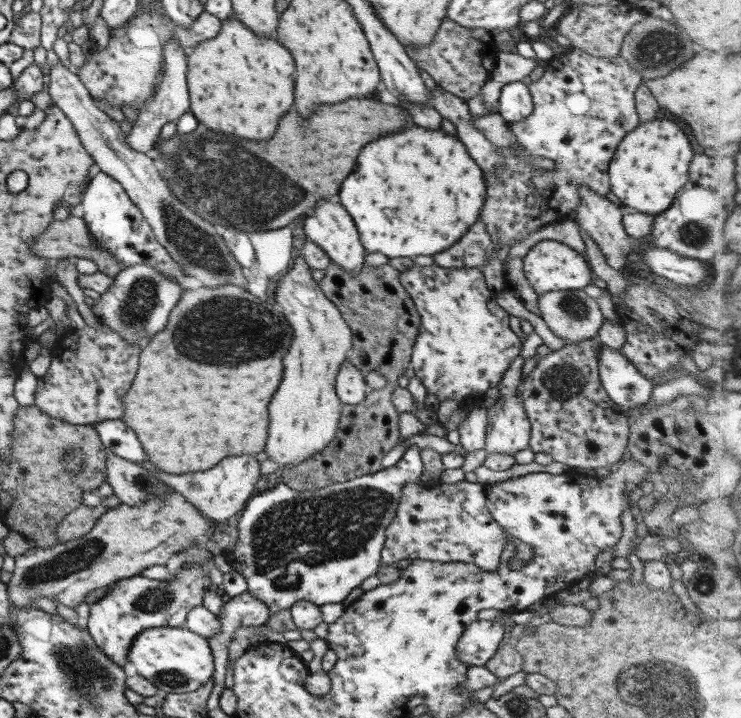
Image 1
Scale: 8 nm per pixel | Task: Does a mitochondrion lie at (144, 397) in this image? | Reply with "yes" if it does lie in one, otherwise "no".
no

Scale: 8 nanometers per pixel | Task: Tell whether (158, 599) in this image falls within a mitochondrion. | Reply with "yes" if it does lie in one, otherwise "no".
yes

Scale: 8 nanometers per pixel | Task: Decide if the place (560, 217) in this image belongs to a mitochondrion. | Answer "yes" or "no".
no

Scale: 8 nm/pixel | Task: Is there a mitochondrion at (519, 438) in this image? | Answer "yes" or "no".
no

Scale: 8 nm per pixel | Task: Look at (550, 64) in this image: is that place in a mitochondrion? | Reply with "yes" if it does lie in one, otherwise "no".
no

